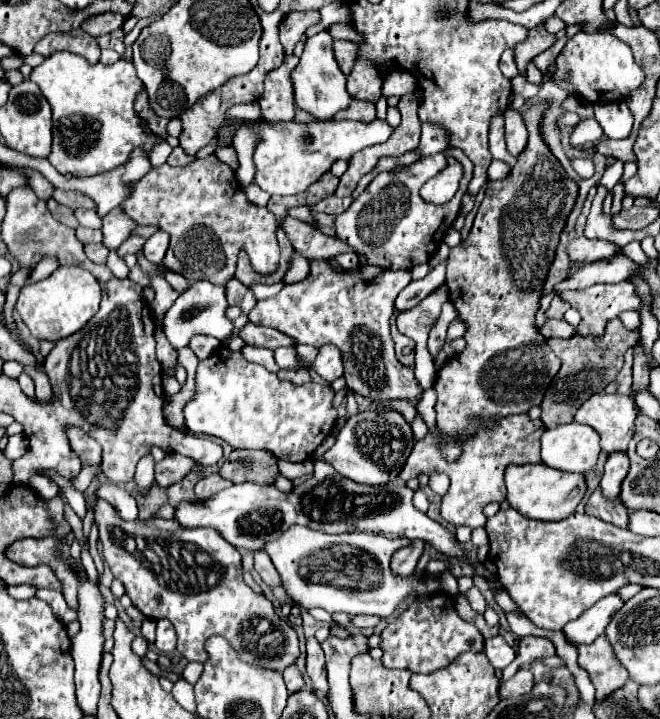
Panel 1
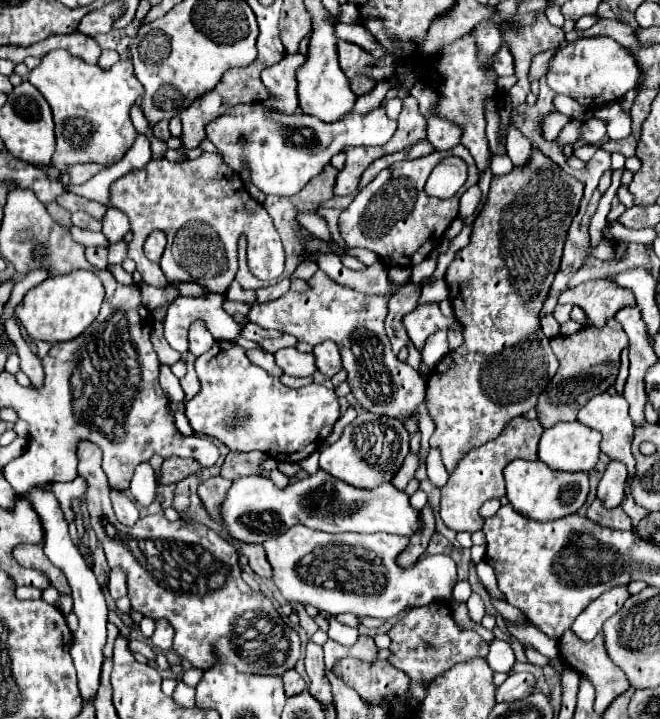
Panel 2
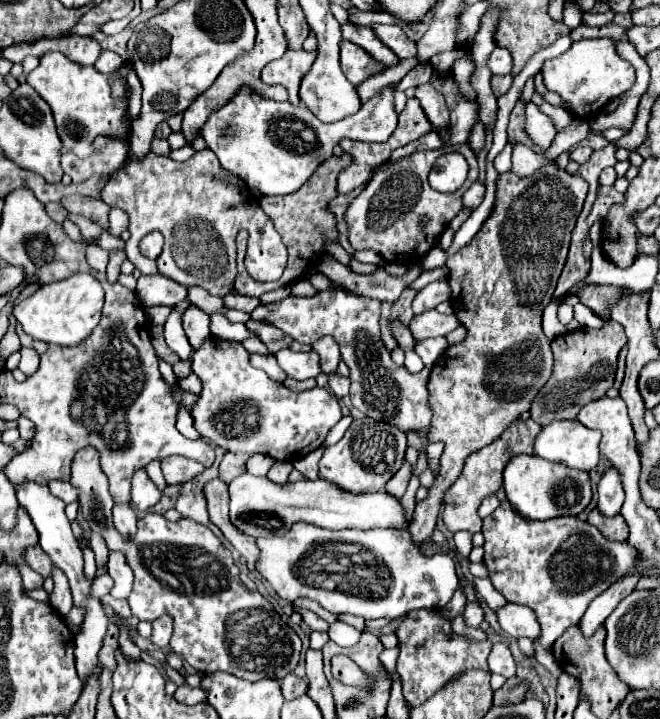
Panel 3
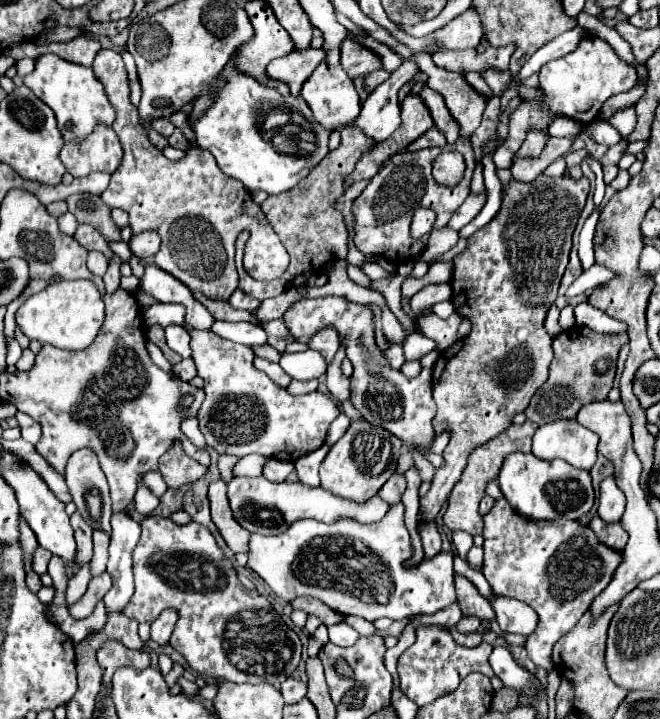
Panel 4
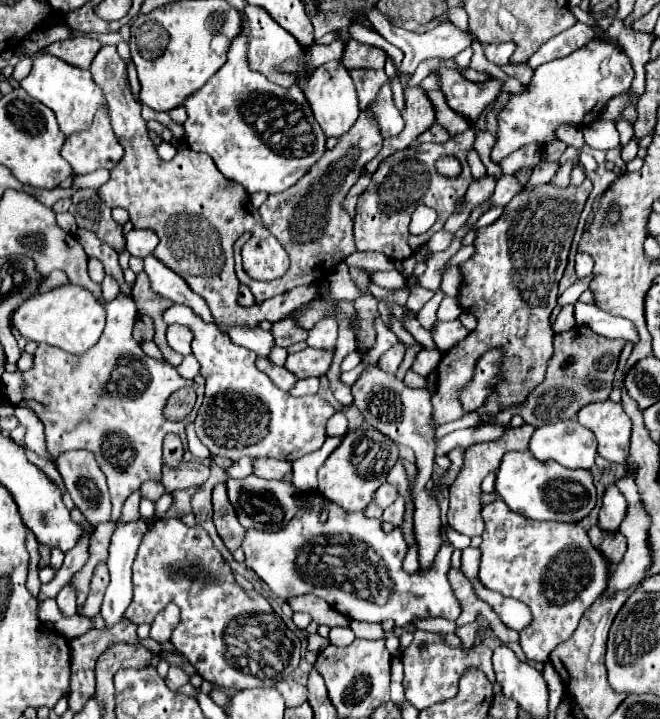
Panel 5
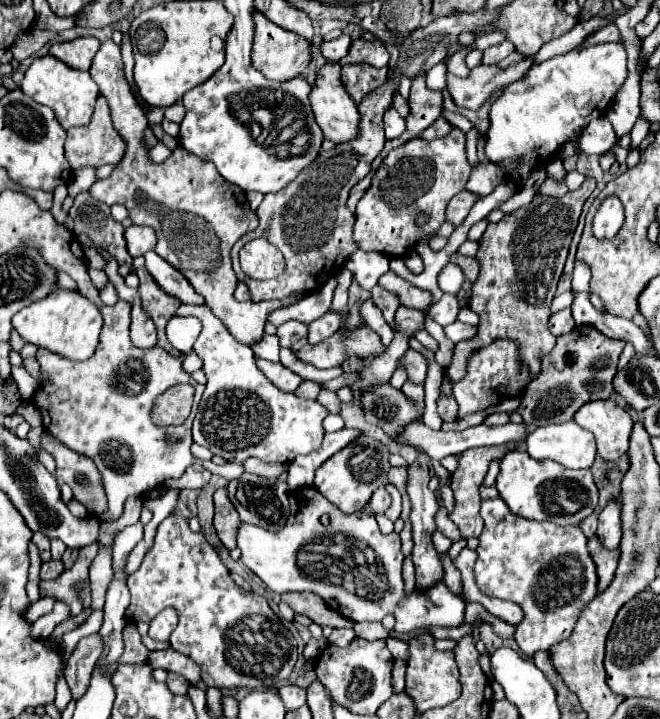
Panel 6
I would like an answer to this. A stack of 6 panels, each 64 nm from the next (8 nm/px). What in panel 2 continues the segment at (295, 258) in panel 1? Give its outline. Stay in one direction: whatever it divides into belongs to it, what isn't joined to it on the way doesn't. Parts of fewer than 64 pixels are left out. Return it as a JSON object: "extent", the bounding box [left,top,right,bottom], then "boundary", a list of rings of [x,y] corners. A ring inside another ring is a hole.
{"extent":[290,259,318,281],"boundary":[[[305,259],[303,262],[301,262],[292,276],[290,277],[290,280],[296,280],[301,279],[304,281],[308,281],[318,270],[318,265],[316,262],[313,262],[309,259]]]}

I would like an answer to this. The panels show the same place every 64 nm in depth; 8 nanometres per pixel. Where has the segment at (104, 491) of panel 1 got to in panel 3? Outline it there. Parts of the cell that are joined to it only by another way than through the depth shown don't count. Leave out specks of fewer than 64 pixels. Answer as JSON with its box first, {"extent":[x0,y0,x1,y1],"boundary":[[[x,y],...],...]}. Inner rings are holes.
{"extent":[114,504,138,536],"boundary":[[[114,504],[114,524],[124,536],[134,536],[136,534],[136,522],[138,514],[130,504]]]}

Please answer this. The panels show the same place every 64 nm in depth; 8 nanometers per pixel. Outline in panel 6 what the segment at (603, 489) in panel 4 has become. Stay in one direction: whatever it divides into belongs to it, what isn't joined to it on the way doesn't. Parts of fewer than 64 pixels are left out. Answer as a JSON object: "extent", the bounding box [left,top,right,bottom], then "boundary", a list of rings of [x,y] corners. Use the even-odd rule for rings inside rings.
{"extent":[598,498,622,548],"boundary":[[[620,498],[608,500],[606,508],[598,518],[598,538],[606,548],[616,548],[622,538],[622,520],[620,520]]]}

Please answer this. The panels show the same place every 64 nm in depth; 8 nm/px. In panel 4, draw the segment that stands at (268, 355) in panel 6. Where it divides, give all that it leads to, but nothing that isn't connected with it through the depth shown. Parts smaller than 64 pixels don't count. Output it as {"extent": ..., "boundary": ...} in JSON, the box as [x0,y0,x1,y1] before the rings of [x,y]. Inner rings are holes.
{"extent":[212,320,266,346],"boundary":[[[216,320],[212,330],[224,338],[224,340],[232,340],[244,346],[252,346],[252,344],[266,344],[266,334],[262,328],[258,328],[252,322],[222,322]]]}

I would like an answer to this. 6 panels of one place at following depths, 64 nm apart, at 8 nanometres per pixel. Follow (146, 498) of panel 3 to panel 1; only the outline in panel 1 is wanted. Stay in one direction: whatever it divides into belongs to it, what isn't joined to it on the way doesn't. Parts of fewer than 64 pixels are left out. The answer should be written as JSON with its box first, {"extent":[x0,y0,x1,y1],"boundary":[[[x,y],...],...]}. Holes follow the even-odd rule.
{"extent":[134,454,154,492],"boundary":[[[152,454],[144,456],[144,458],[138,462],[134,480],[136,480],[140,492],[146,492],[146,490],[150,488],[150,484],[154,482],[154,458],[152,458]]]}

